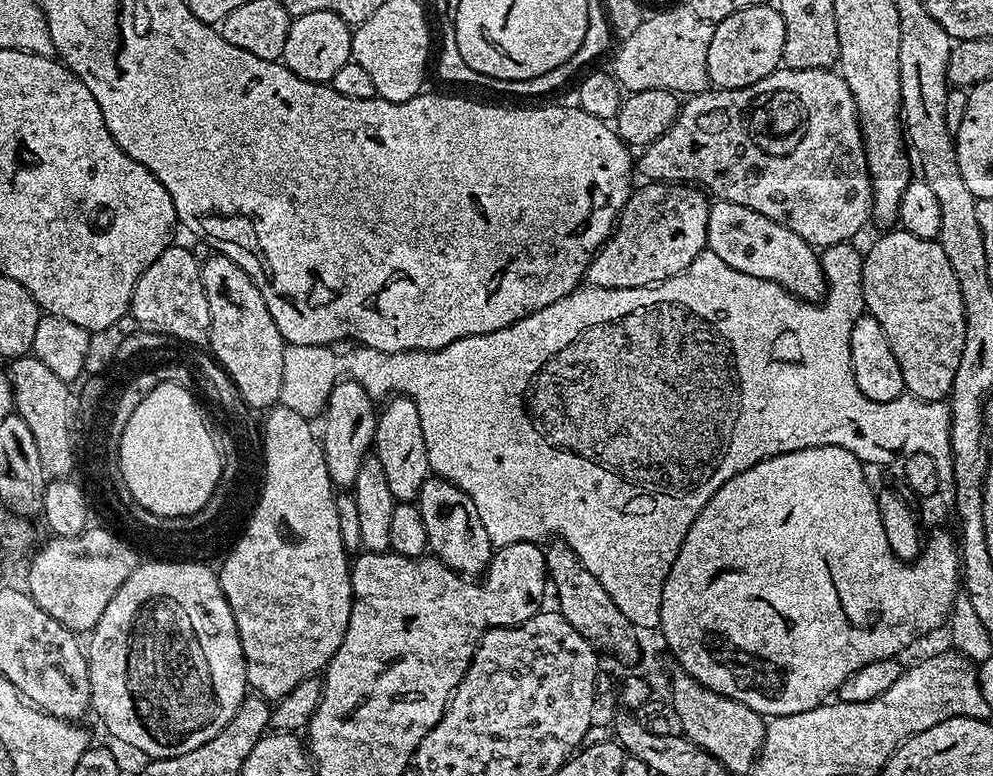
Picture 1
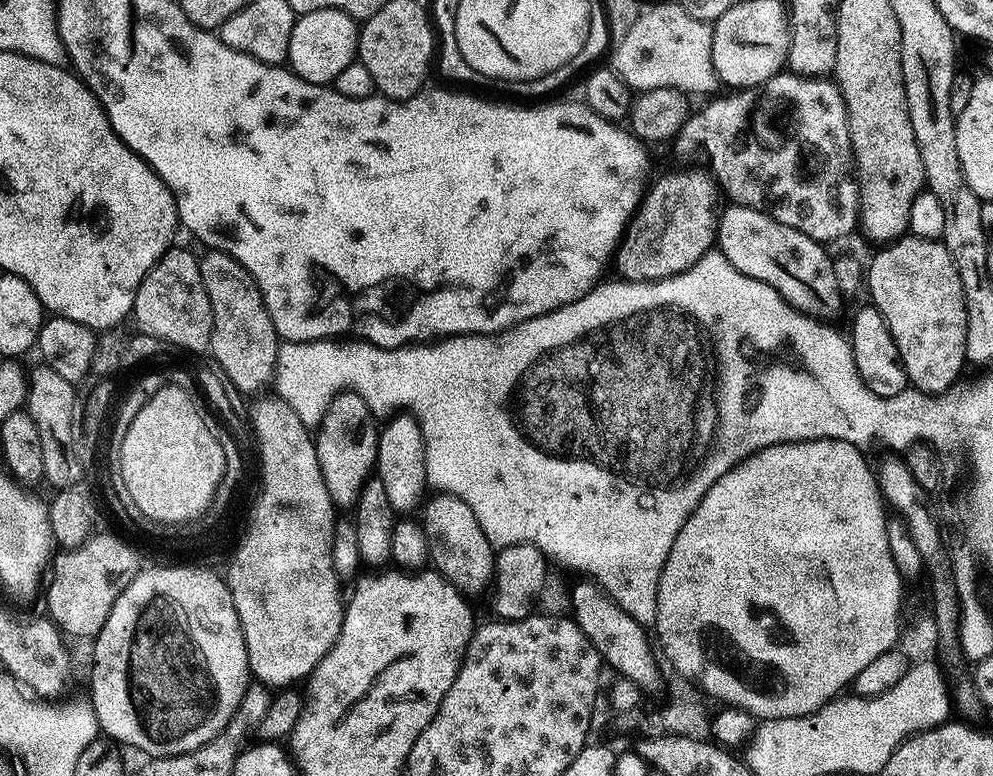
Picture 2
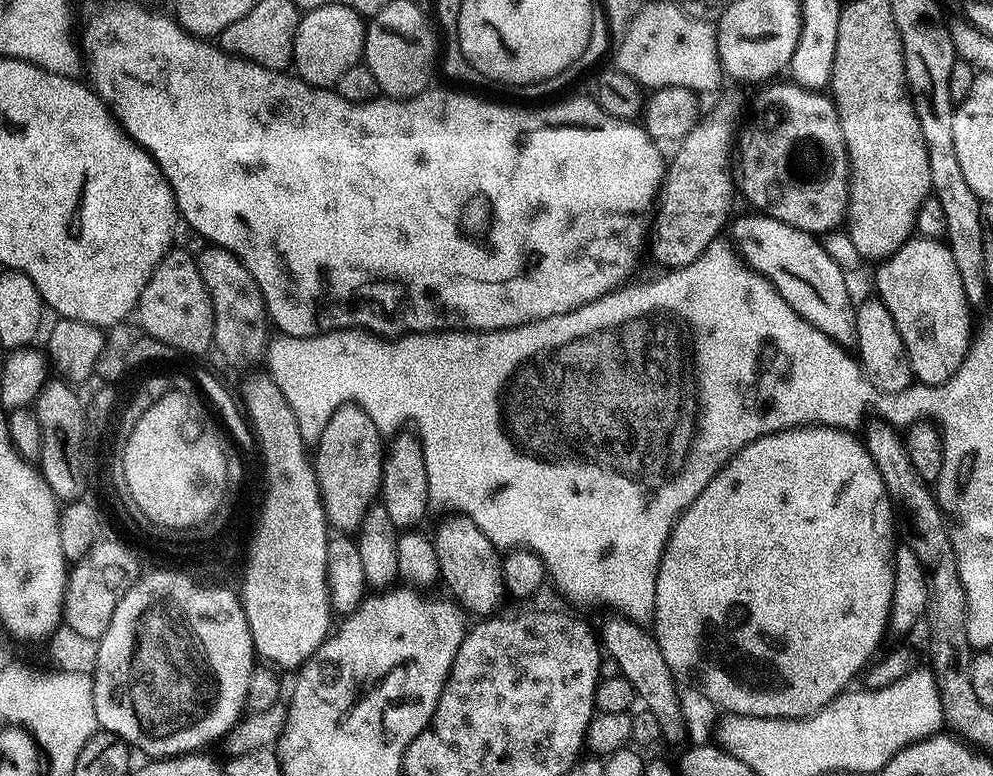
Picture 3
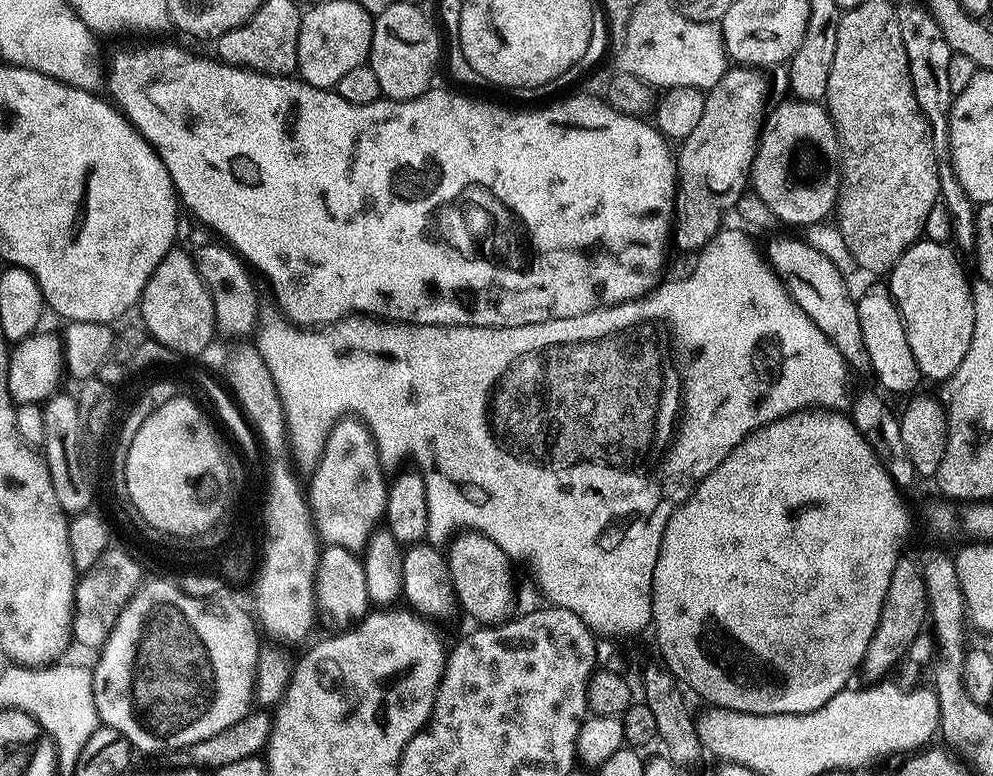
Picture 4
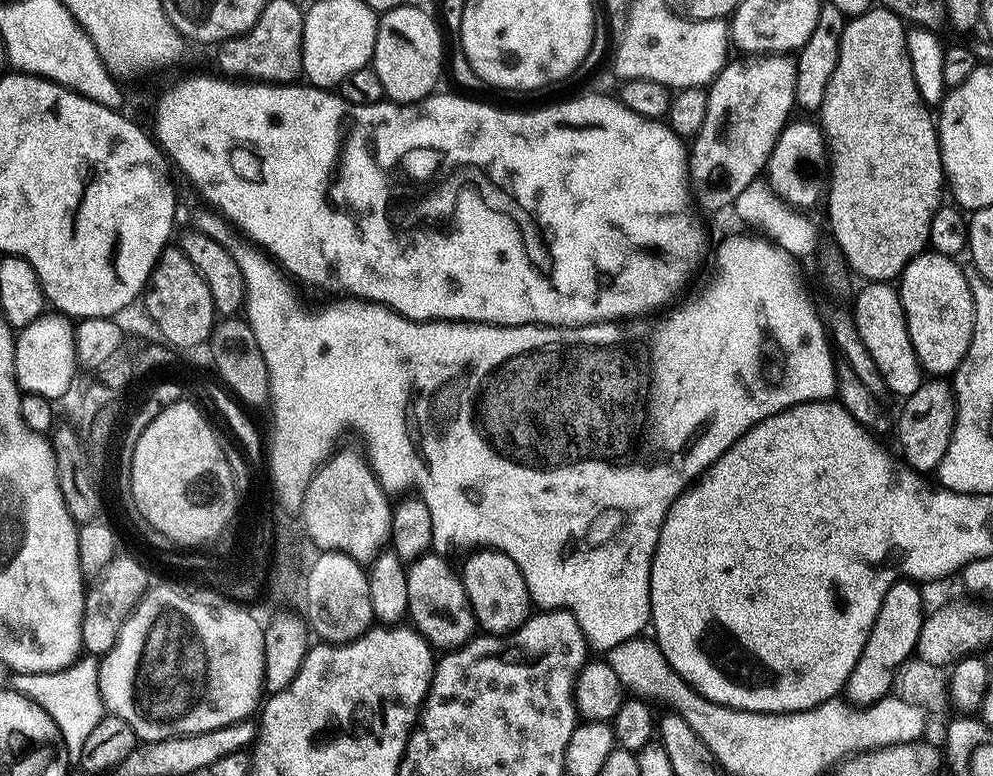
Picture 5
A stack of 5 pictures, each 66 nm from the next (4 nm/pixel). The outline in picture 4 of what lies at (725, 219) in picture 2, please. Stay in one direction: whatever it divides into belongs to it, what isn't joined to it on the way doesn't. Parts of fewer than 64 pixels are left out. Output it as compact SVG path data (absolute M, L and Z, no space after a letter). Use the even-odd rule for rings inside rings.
M772 240L768 244L768 252L766 248L766 256L780 278L786 281L792 300L838 349L845 365L853 373L871 373L870 354L866 354L866 342L862 342L862 326L858 326L856 300L848 293L848 284L844 281L843 274L836 269L835 262L830 257L823 256L818 249L798 240Z

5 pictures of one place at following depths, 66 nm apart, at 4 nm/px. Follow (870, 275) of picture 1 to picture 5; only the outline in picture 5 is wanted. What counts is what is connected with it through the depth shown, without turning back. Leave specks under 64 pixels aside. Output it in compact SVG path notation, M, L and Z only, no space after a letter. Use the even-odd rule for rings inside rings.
M925 250L919 256L915 256L898 277L900 301L906 314L906 326L910 334L910 342L914 346L914 354L918 354L918 362L925 373L936 378L944 378L955 373L964 361L964 355L974 334L976 311L972 288L968 285L967 271L963 267L960 269L956 263L957 261L951 256Z

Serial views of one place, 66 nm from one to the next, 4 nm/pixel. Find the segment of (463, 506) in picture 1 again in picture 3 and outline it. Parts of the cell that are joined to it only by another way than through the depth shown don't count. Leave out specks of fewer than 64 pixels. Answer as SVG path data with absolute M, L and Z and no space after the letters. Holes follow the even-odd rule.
M459 514L451 517L452 521L441 530L437 536L434 536L436 545L436 553L438 554L438 566L440 567L440 580L442 584L452 591L451 599L465 613L480 616L476 618L488 618L493 615L492 612L506 597L506 589L504 586L504 565L502 563L501 553L495 544L490 542L490 538L486 538L486 534L482 534L482 530L473 520Z

